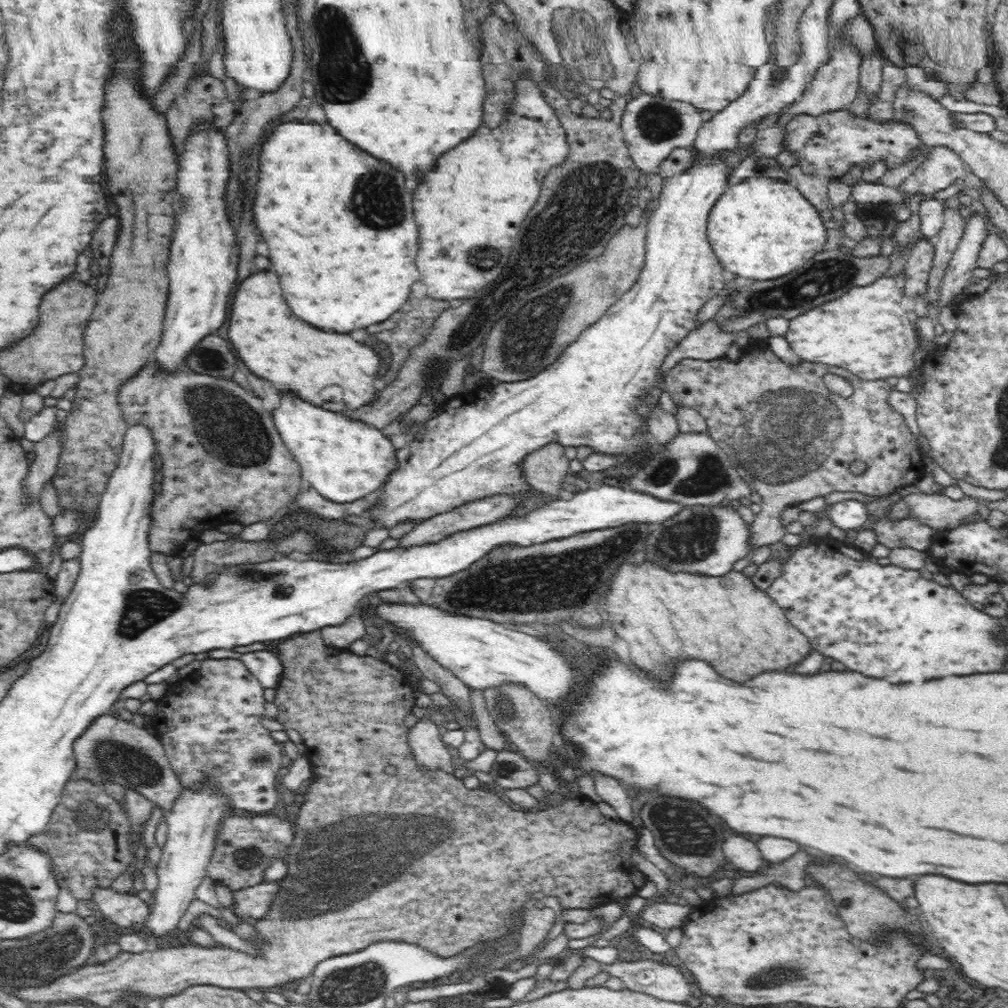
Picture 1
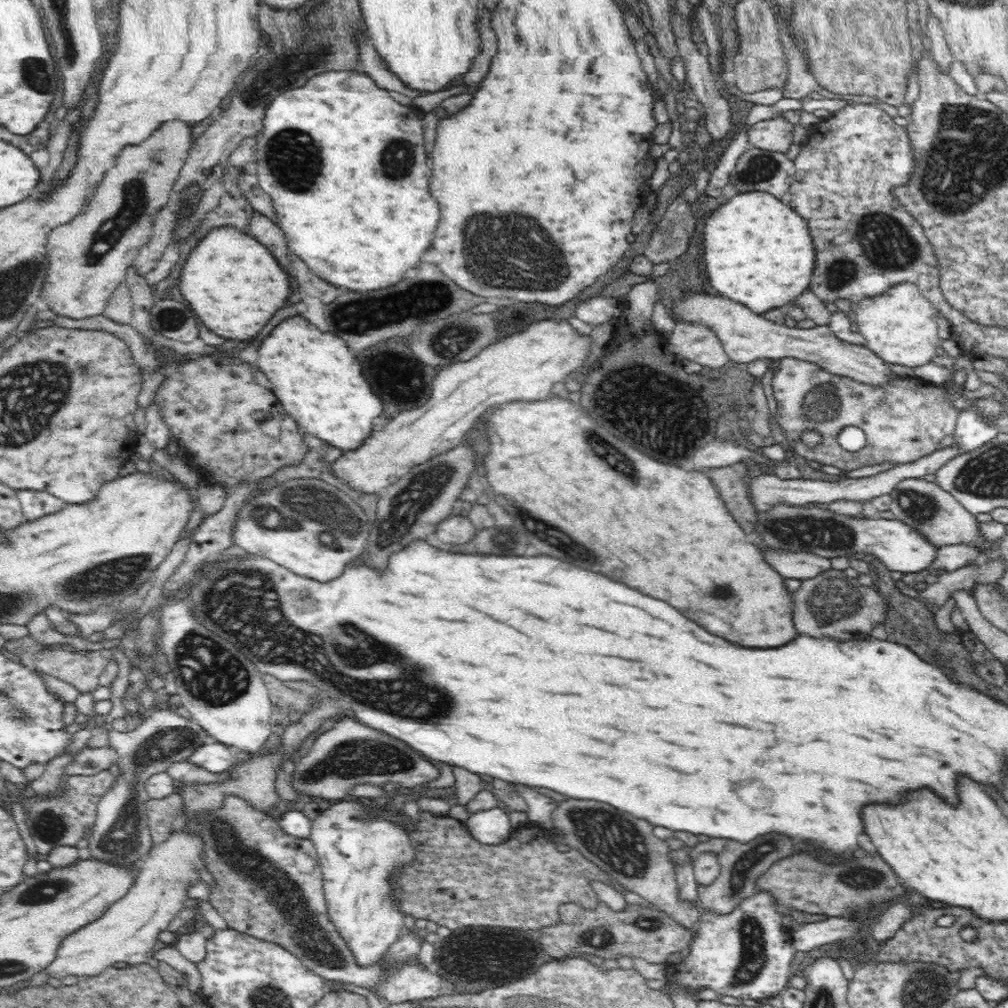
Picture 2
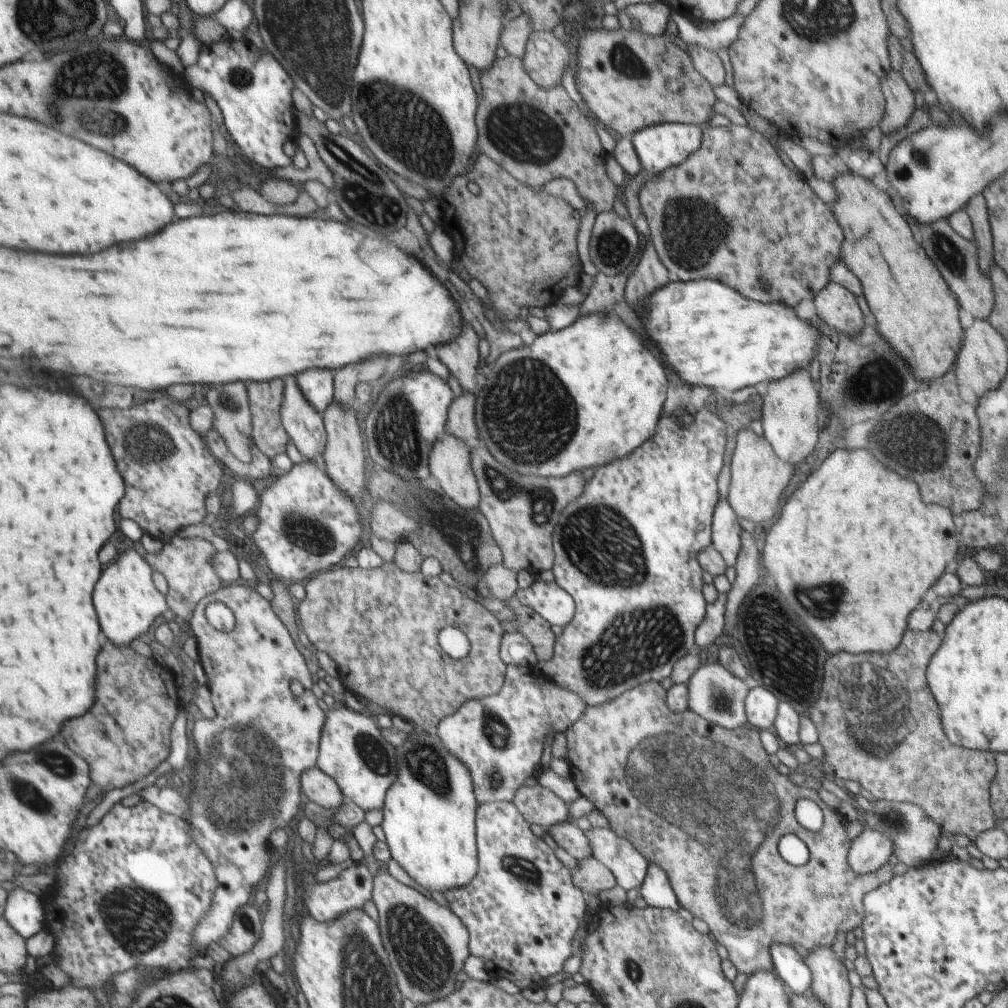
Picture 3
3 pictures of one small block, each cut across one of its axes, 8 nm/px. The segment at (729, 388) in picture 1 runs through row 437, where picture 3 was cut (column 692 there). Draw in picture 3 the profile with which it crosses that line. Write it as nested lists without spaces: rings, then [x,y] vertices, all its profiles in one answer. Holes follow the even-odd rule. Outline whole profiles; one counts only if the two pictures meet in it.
[[[648,681],[645,684],[634,686],[631,690],[622,692],[616,699],[611,699],[611,702],[604,702],[599,706],[586,706],[584,714],[564,732],[567,749],[565,762],[568,763],[571,779],[580,796],[584,796],[594,808],[599,812],[603,812],[609,828],[617,836],[623,837],[629,841],[629,844],[636,847],[639,854],[648,861],[648,864],[655,864],[655,866],[661,868],[667,875],[669,886],[671,886],[679,906],[688,910],[693,917],[705,922],[709,929],[708,932],[711,932],[716,938],[716,942],[726,949],[728,953],[727,959],[735,966],[735,971],[739,974],[739,976],[735,976],[735,980],[732,983],[735,985],[736,991],[740,993],[743,990],[743,986],[745,986],[745,982],[755,970],[770,970],[772,960],[768,951],[771,944],[787,944],[787,946],[791,947],[801,946],[806,950],[821,946],[832,946],[837,934],[844,934],[849,930],[853,930],[855,926],[859,926],[864,918],[864,896],[891,879],[893,872],[891,872],[889,862],[881,865],[879,870],[875,870],[871,874],[860,875],[853,872],[847,859],[851,844],[849,838],[847,838],[847,830],[845,830],[845,818],[836,809],[829,808],[820,799],[818,792],[792,784],[787,779],[787,776],[779,774],[775,767],[769,764],[769,752],[765,752],[765,744],[761,744],[761,731],[753,727],[721,727],[719,724],[711,724],[701,717],[697,719],[697,713],[687,710],[680,713],[671,712],[668,709],[668,705],[665,704],[665,692],[665,688],[661,684]],[[801,798],[815,802],[822,810],[823,824],[817,832],[801,828],[797,824],[797,820],[795,820],[795,802],[801,800]],[[787,833],[794,834],[801,842],[806,844],[808,859],[805,864],[793,866],[792,864],[787,864],[779,856],[777,842],[780,836]]]

